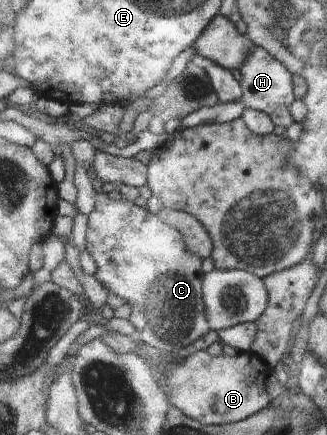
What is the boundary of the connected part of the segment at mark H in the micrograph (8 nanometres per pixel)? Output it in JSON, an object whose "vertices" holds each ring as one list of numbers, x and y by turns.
{"vertices":[[252,44,246,63,236,72,242,89,242,103,247,108,268,114,277,127,287,129,293,123,289,105,295,100,293,95,293,76,277,59,269,55,261,46]]}

